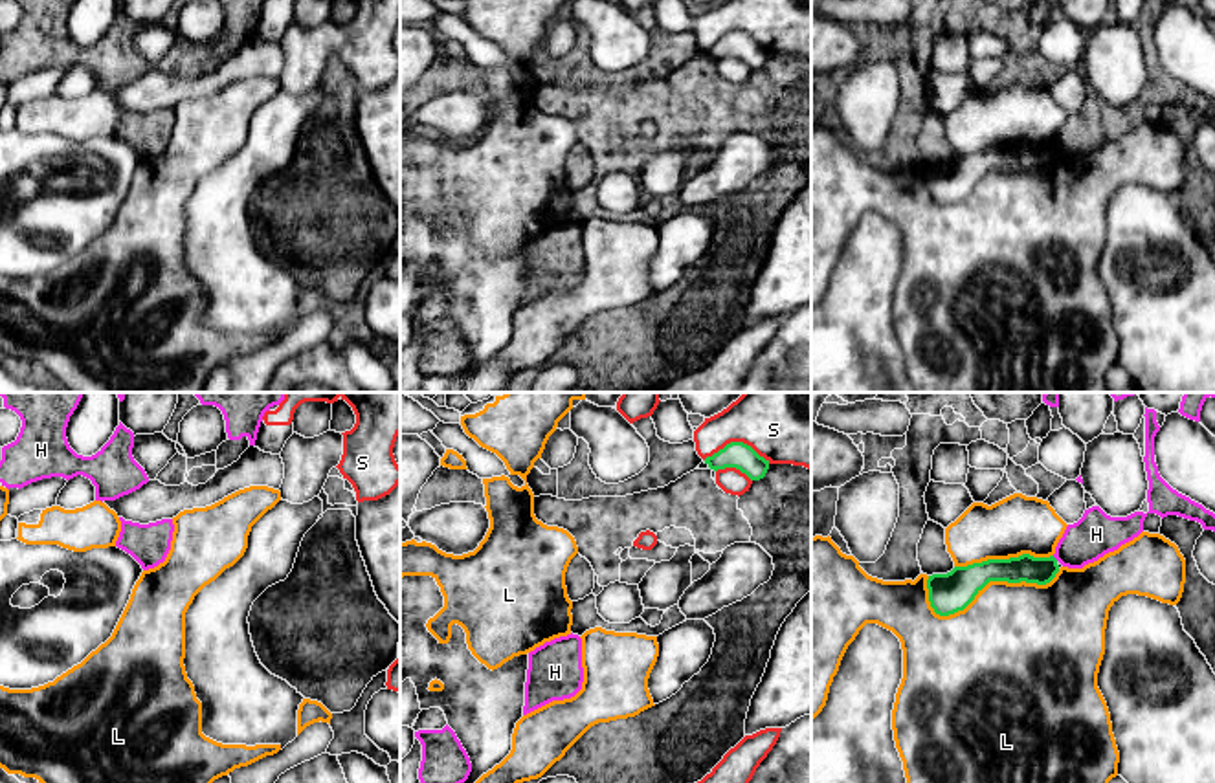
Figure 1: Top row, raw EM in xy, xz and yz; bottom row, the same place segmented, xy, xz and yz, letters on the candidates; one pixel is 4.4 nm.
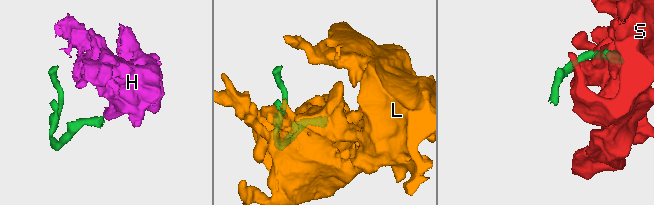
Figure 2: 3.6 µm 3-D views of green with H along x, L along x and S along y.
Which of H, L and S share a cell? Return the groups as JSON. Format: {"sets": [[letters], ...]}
{"sets": [["H"], ["L", "S"]]}

